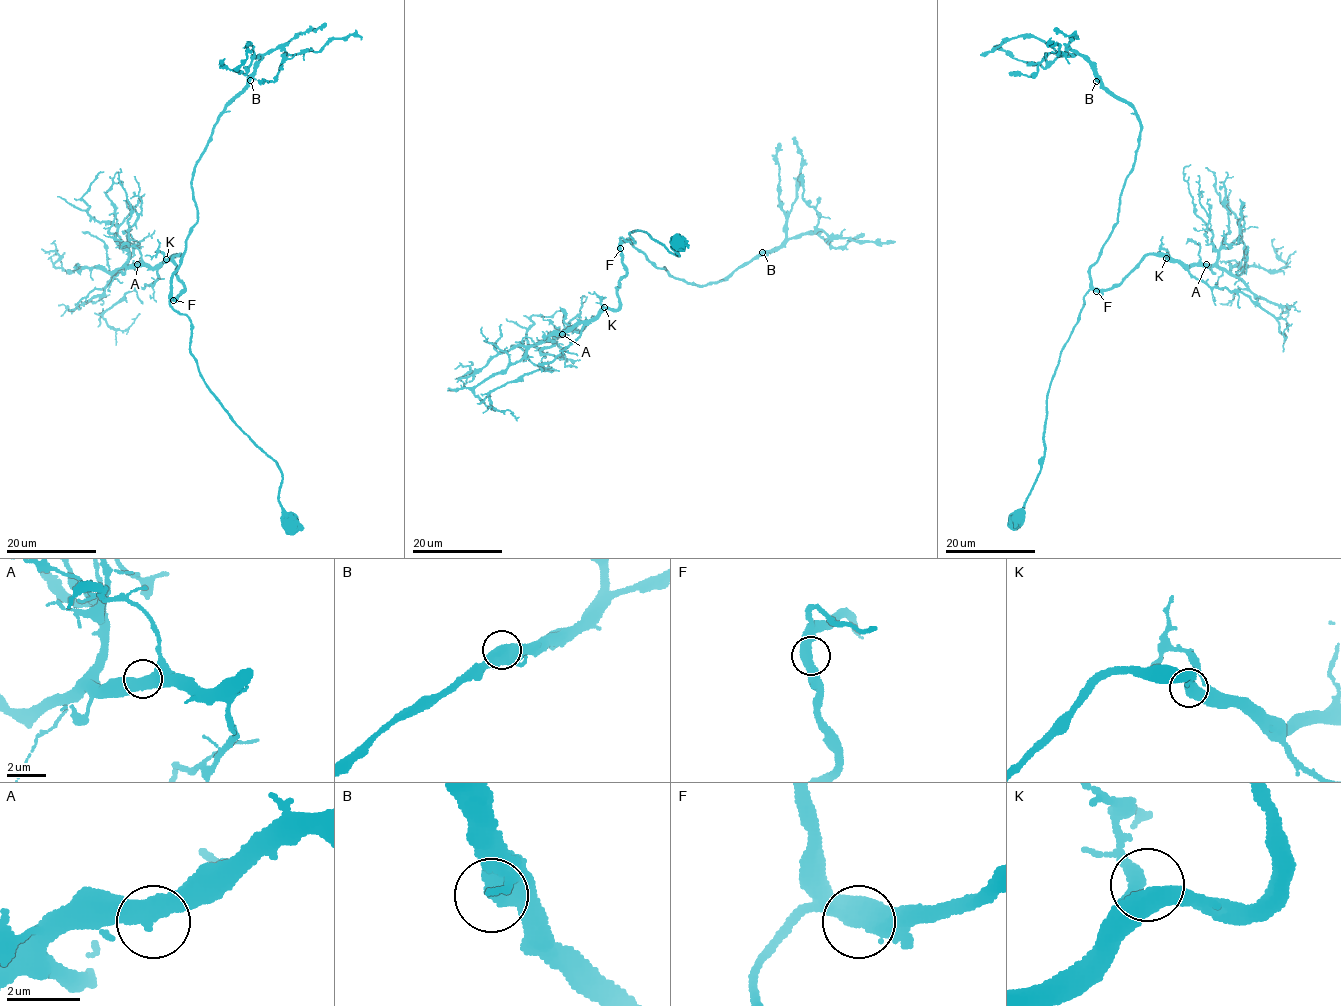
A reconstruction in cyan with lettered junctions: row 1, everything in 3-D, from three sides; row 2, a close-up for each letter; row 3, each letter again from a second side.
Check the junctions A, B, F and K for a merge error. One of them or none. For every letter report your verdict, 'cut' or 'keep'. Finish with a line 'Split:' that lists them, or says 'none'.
A: keep
B: keep
F: keep
K: keep
Split: none

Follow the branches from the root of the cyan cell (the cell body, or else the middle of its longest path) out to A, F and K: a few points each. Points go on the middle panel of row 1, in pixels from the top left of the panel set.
A: (677, 242), (678, 255), (645, 232), (630, 232), (633, 243), (621, 237), (619, 307), (562, 334)
F: (677, 242), (678, 238), (671, 248), (678, 255), (637, 230), (629, 234), (633, 243), (621, 237), (620, 248)
K: (677, 242), (678, 255), (645, 232), (630, 232), (633, 243), (621, 237), (619, 307), (604, 307)

